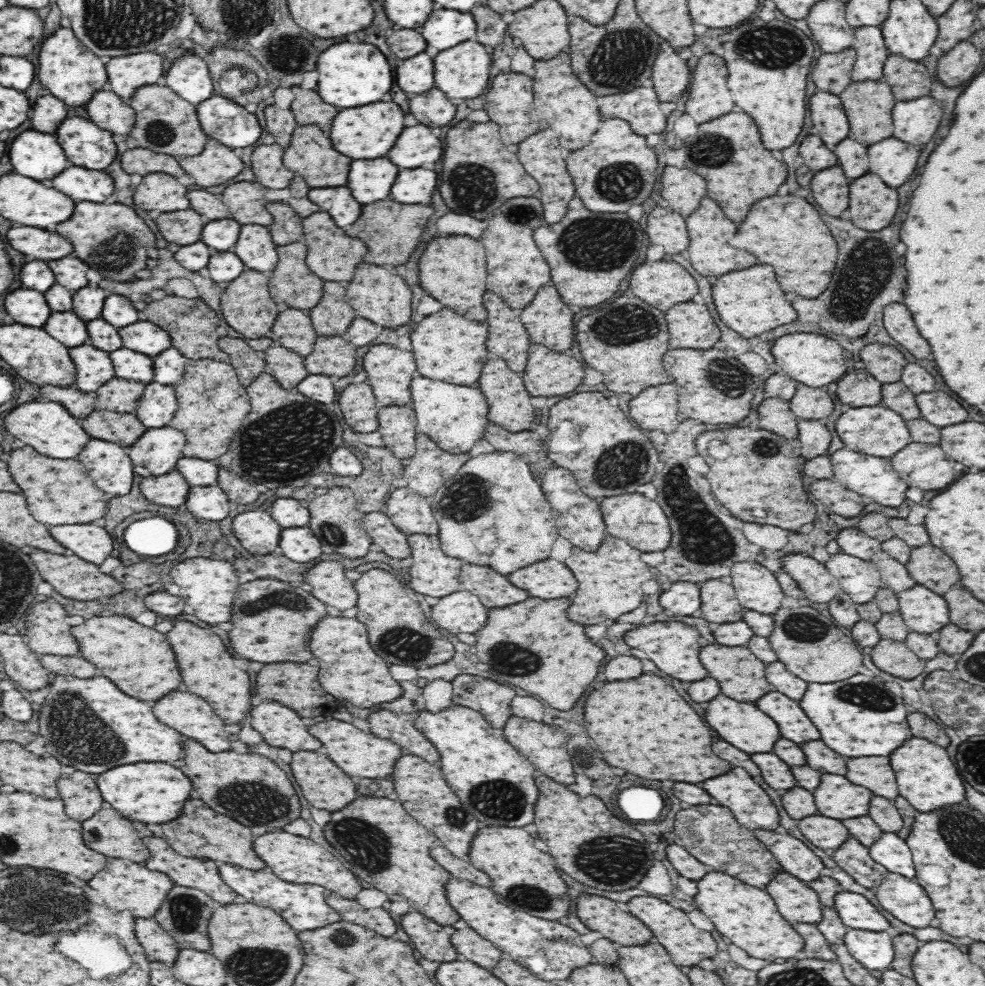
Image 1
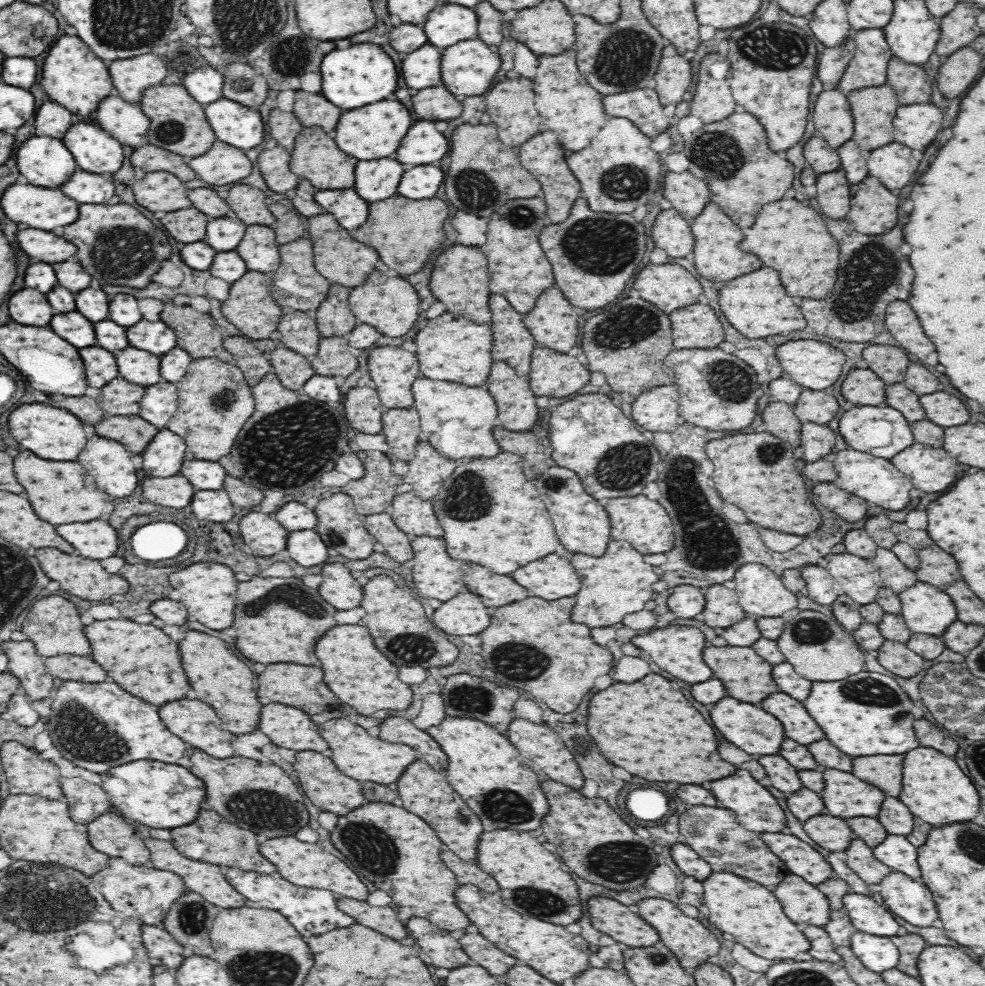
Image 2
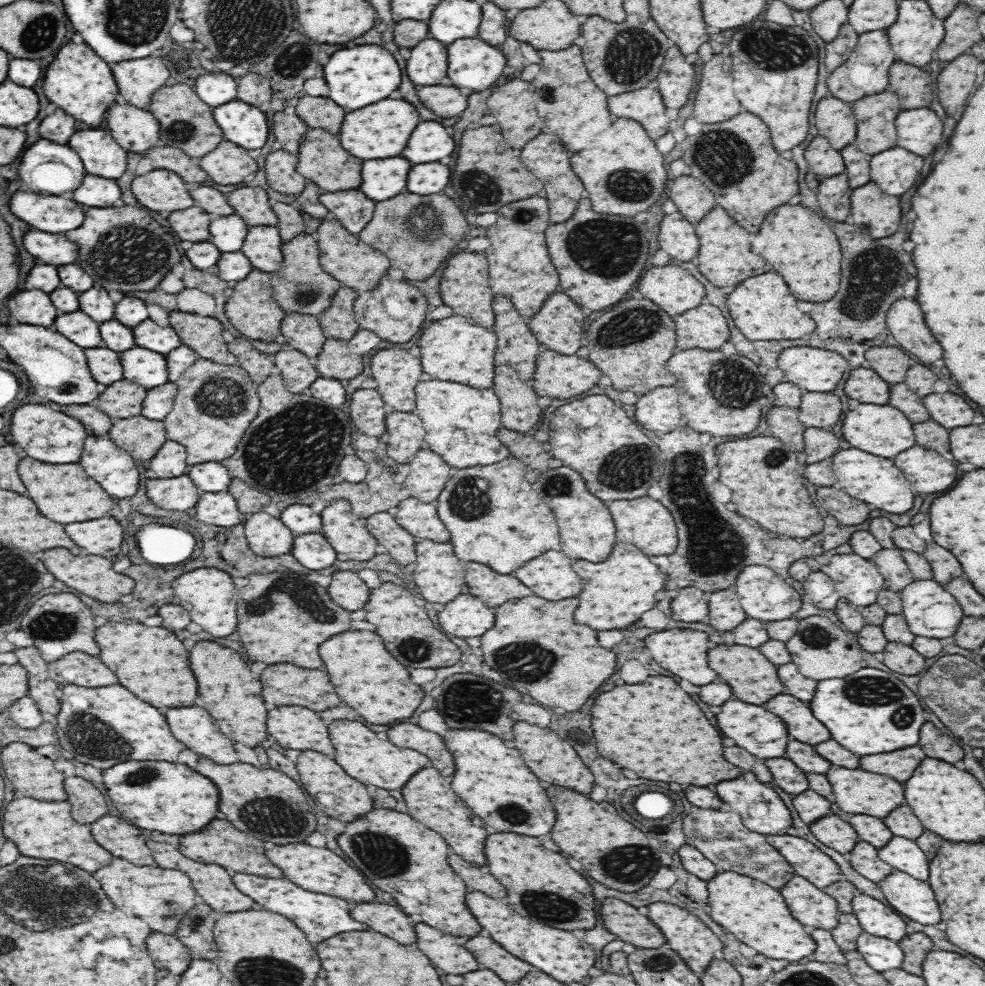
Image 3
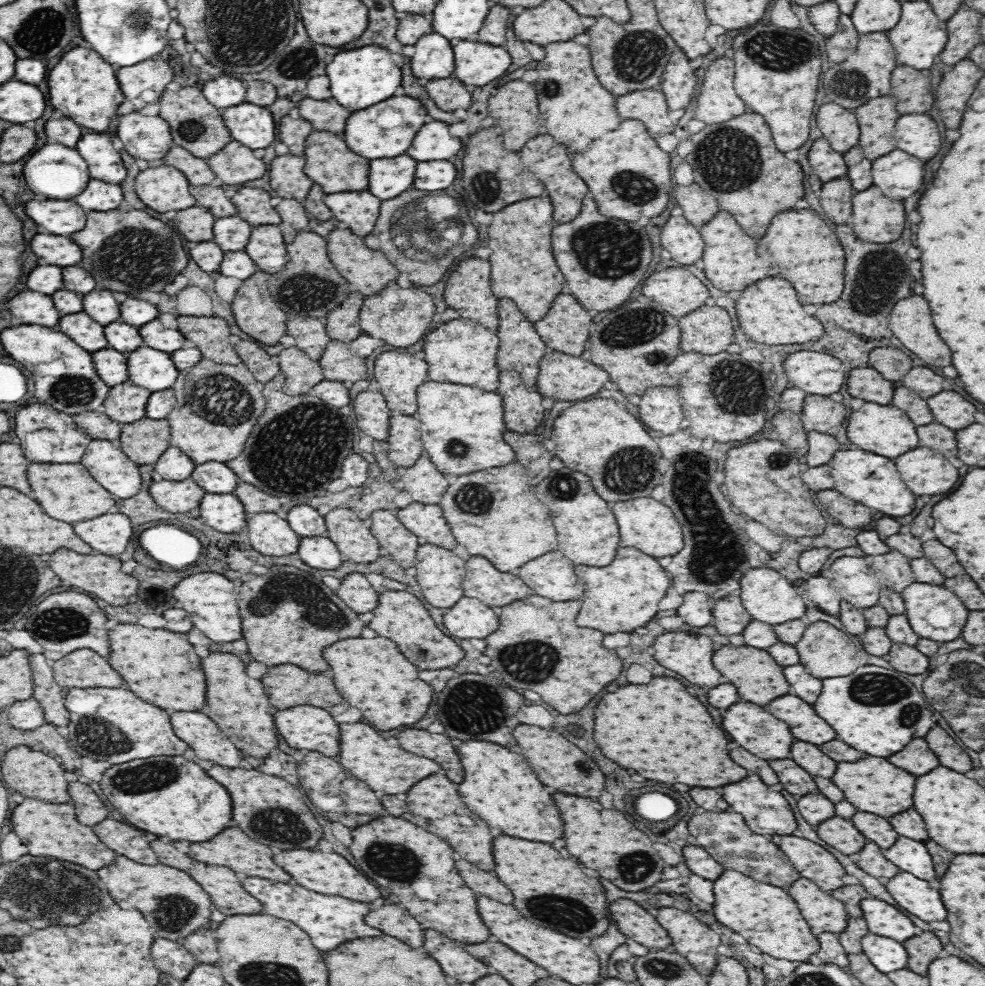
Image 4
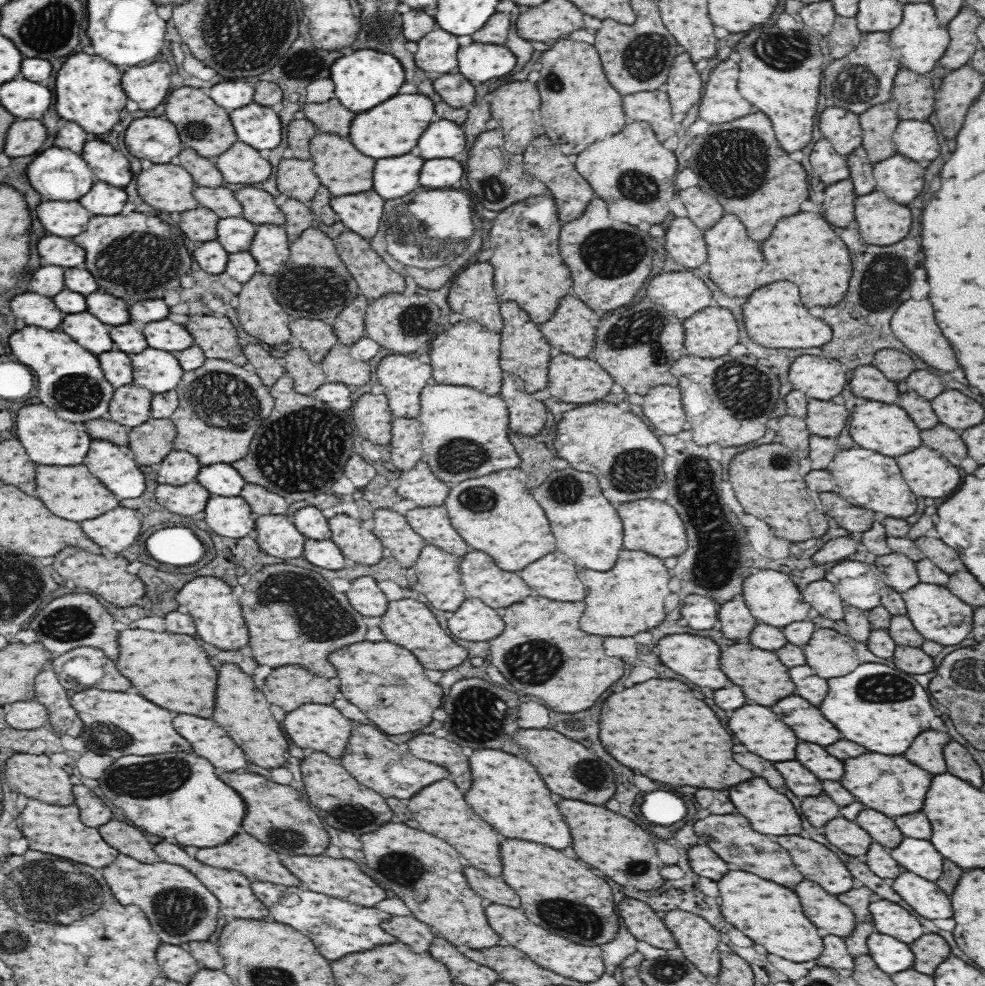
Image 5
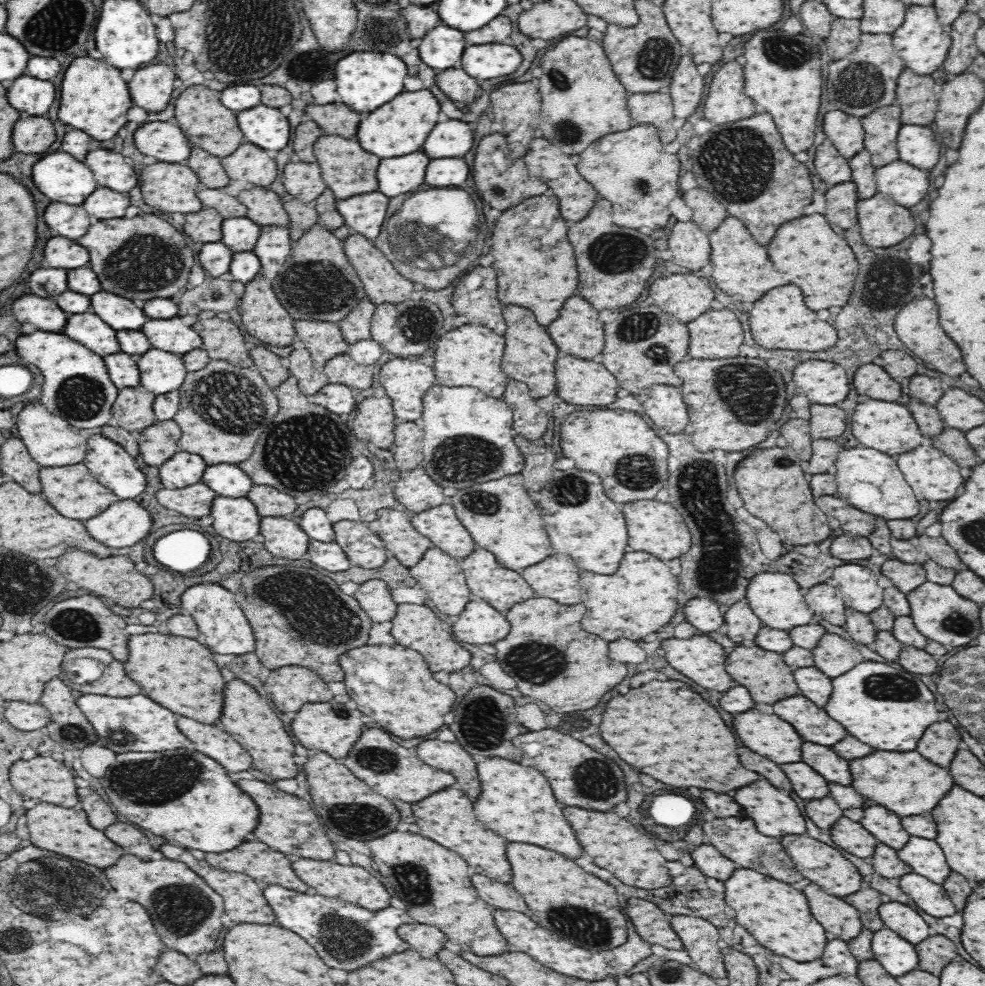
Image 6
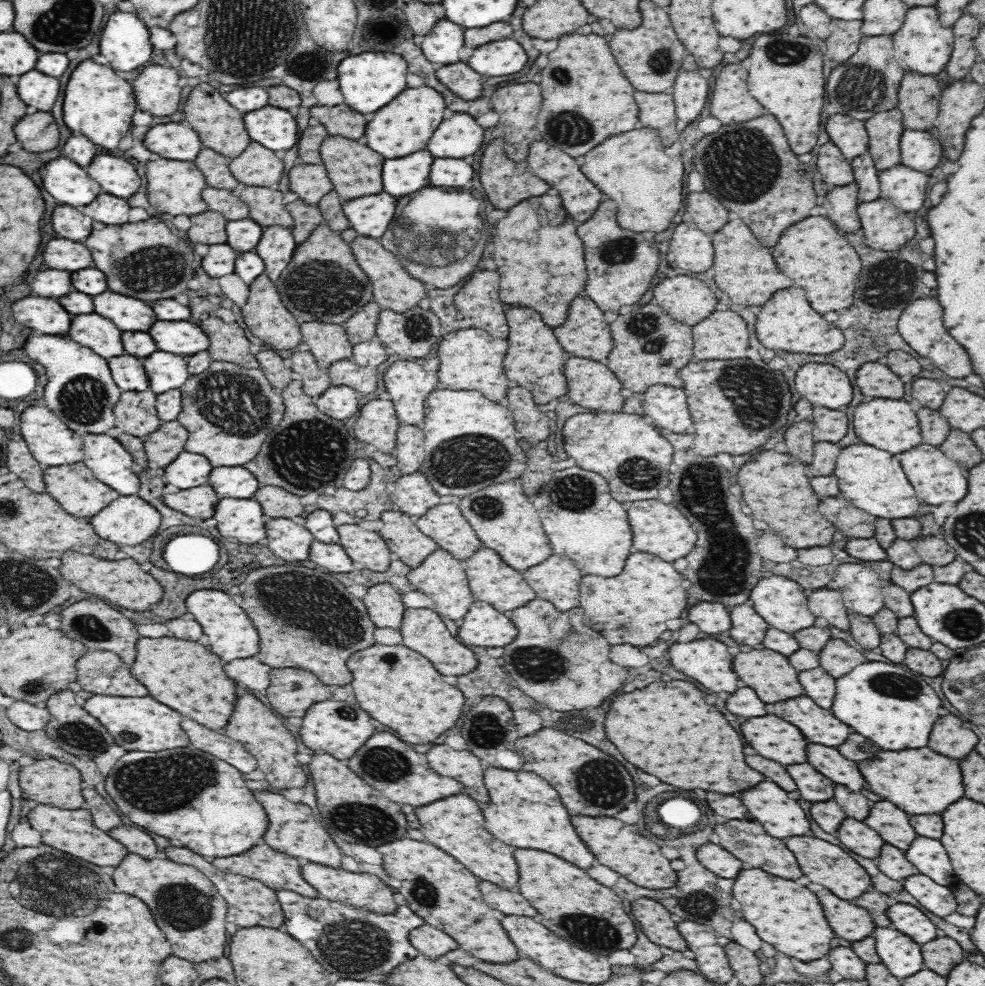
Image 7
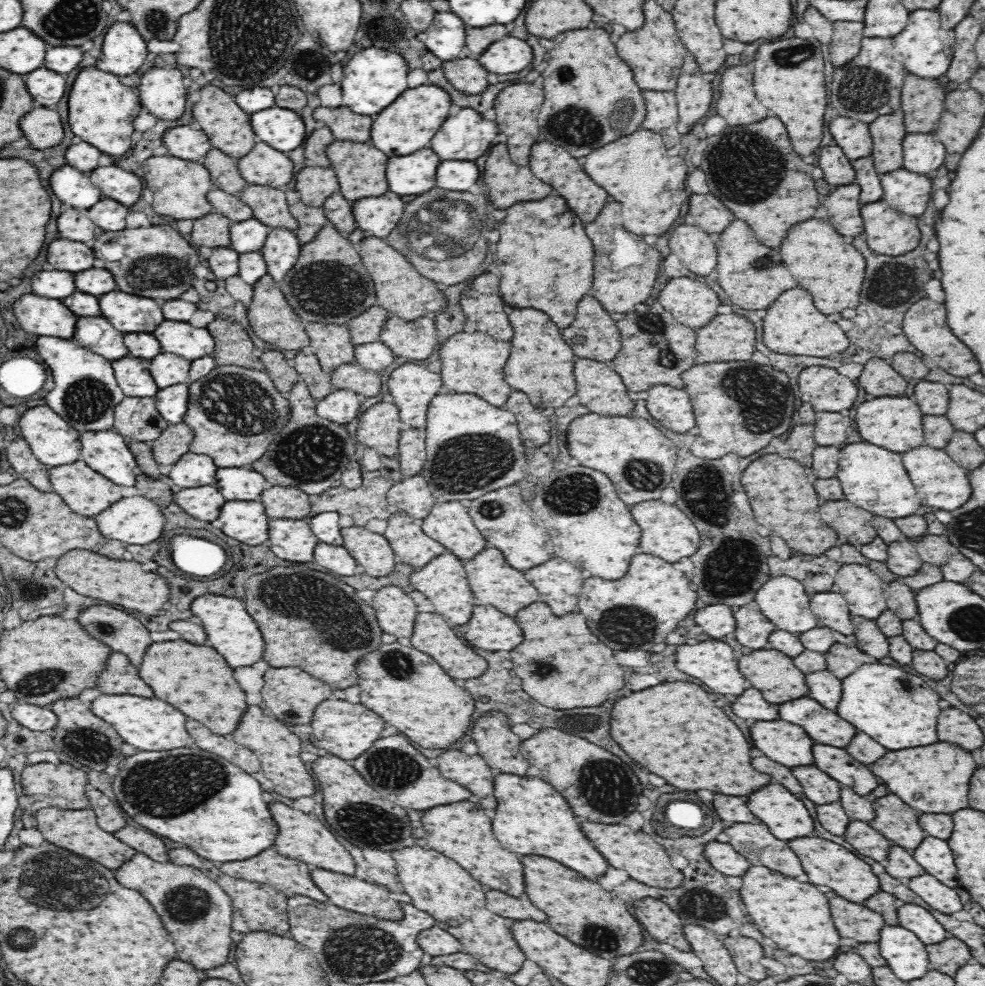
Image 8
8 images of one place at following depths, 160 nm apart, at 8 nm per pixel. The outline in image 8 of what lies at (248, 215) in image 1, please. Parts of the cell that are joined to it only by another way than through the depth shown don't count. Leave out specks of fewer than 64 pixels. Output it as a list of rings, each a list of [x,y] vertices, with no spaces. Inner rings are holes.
[[[248,185],[238,194],[253,212],[253,218],[266,226],[295,231],[297,220],[289,211],[285,189],[272,188],[270,185]]]

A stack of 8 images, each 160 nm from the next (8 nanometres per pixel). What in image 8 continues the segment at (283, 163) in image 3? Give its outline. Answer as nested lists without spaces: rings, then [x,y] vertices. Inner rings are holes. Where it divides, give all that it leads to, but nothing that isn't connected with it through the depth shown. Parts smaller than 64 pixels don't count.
[[[303,167],[296,174],[295,190],[300,192],[300,202],[312,206],[322,206],[330,194],[338,190],[338,180],[332,168]]]

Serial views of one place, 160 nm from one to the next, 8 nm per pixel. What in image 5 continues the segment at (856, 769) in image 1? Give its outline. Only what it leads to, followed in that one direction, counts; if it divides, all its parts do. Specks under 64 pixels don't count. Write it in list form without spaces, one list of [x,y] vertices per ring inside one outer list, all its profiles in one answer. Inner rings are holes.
[[[931,729],[916,736],[912,746],[904,752],[904,756],[933,775],[947,771],[946,761],[942,748],[946,742],[950,742],[948,734],[941,734]]]

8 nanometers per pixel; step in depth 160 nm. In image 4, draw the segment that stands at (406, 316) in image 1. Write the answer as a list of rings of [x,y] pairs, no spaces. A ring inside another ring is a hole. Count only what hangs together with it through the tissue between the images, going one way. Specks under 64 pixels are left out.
[[[392,280],[378,294],[365,296],[357,321],[362,332],[400,350],[416,344],[426,334],[434,316],[434,309],[434,301],[428,293],[412,286],[401,289],[396,281]]]

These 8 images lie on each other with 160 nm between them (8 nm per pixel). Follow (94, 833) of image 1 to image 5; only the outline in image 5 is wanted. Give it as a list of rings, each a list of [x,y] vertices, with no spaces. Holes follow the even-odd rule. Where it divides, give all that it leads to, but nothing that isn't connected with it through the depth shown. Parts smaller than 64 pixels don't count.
[[[112,820],[98,828],[102,838],[116,850],[120,850],[126,856],[132,856],[136,860],[142,860],[144,864],[154,864],[158,856],[152,850],[152,844],[146,840],[144,832],[136,830],[134,826],[128,826],[126,822]]]

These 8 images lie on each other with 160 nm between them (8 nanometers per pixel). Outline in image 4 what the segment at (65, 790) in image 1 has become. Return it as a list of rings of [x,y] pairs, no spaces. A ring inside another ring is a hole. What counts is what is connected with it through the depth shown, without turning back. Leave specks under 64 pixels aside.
[[[70,782],[68,792],[72,796],[72,804],[76,808],[76,816],[82,824],[98,824],[102,820],[106,820],[108,816],[108,808],[104,806],[104,802],[100,800],[100,796],[82,782]]]

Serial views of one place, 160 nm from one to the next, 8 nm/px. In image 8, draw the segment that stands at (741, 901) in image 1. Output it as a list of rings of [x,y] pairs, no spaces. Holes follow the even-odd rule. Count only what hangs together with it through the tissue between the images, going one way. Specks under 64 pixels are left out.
[[[752,866],[741,877],[739,898],[742,904],[746,904],[748,914],[756,922],[758,930],[772,938],[782,950],[814,961],[832,958],[838,952],[840,936],[832,922],[828,900],[816,886],[802,884],[790,876],[778,876],[778,872],[758,866]]]

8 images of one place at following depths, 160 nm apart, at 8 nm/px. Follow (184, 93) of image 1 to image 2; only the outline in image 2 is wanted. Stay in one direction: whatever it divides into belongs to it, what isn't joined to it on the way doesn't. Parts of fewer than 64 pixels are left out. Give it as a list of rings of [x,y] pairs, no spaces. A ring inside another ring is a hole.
[[[210,65],[184,75],[182,86],[199,104],[208,106],[222,98],[223,75]]]

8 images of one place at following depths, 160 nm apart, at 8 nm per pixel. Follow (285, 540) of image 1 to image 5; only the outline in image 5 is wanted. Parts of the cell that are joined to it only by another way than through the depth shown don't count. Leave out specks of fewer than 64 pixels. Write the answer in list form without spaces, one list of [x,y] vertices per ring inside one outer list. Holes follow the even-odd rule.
[[[308,538],[304,542],[304,546],[303,558],[315,567],[325,568],[329,574],[345,566],[345,557],[332,539]]]

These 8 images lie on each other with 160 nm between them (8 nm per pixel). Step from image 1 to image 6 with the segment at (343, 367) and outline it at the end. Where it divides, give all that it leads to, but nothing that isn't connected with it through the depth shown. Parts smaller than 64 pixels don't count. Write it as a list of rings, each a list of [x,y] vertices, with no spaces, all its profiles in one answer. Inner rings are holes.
[[[348,352],[330,358],[321,368],[327,382],[364,390],[372,384],[373,365],[358,364]]]

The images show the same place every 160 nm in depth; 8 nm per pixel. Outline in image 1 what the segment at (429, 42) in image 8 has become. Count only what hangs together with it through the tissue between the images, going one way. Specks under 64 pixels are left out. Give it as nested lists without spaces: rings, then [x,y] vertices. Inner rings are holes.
[[[422,52],[410,60],[404,60],[404,64],[396,70],[396,84],[404,92],[420,94],[434,86],[434,66],[432,58]]]

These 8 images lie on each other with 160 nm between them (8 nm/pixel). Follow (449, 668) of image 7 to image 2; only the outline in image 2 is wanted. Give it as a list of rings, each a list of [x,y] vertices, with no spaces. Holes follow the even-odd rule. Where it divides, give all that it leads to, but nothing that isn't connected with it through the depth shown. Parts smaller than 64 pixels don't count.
[[[375,575],[363,586],[361,602],[366,611],[362,624],[370,630],[378,650],[396,666],[420,666],[429,670],[449,666],[458,659],[458,647],[426,617],[422,604],[414,597],[414,590],[394,582],[388,575]]]

